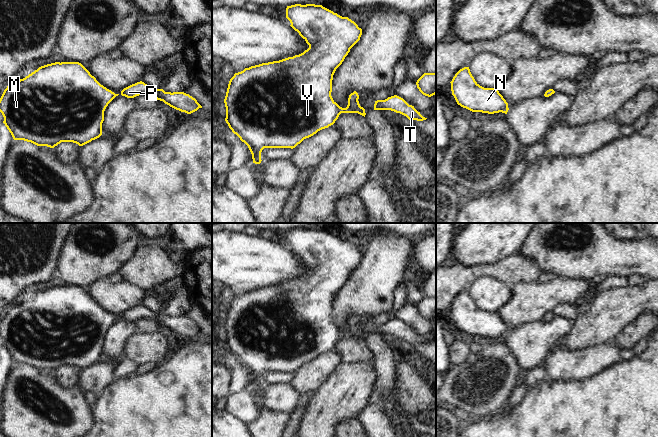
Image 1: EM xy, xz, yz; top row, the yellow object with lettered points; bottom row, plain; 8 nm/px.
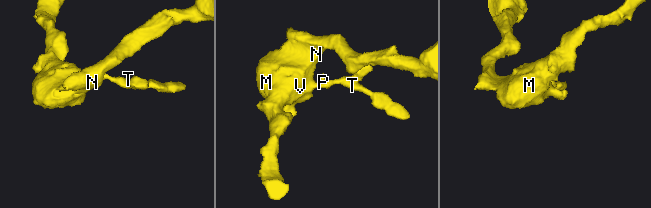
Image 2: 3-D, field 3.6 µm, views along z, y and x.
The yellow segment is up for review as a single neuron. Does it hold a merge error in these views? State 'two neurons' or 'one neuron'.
one neuron

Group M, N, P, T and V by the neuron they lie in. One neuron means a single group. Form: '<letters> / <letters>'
M N P T V

